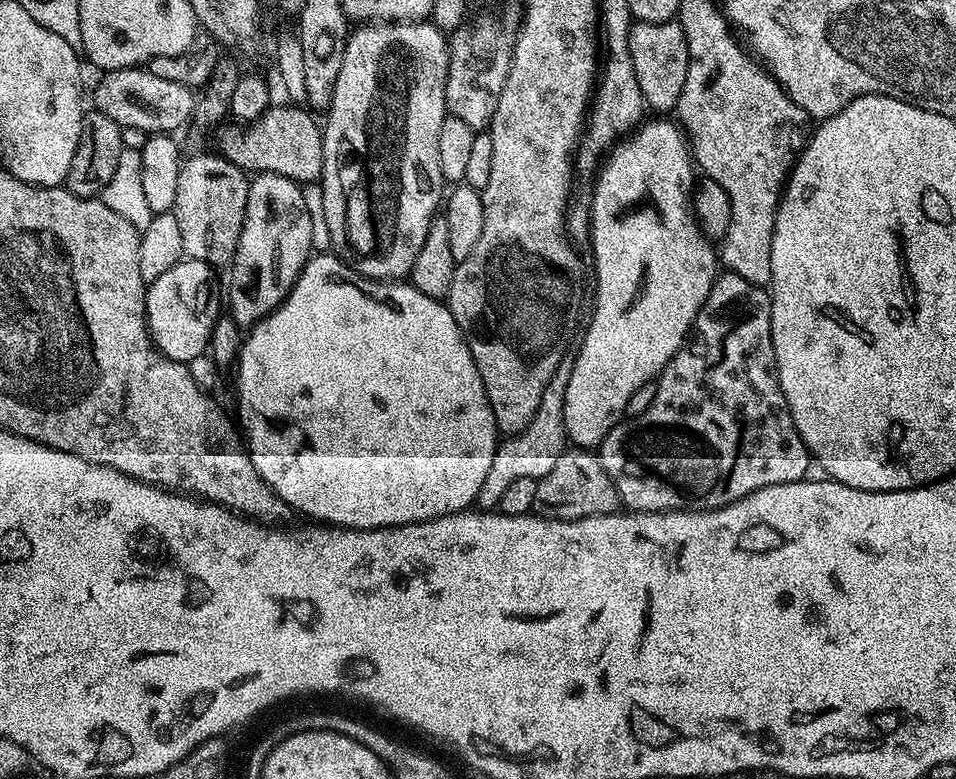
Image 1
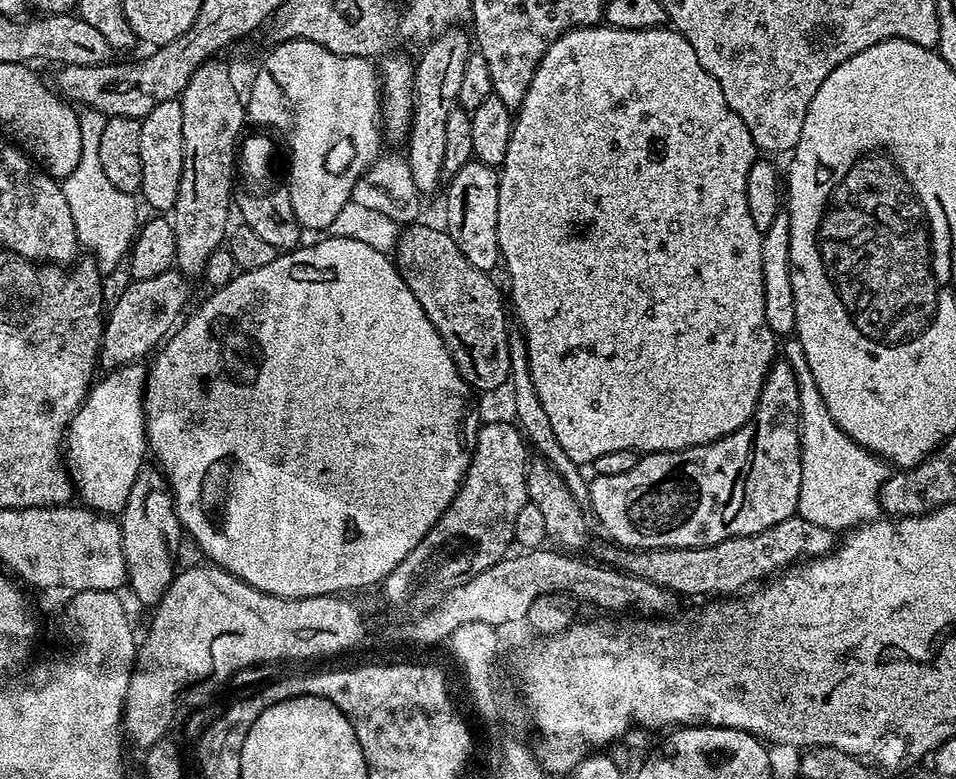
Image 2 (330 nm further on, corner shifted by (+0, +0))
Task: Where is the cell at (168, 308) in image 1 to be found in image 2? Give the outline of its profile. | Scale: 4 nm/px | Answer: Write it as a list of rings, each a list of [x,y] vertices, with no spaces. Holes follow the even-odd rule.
[[[137,362],[135,364],[127,364],[124,368],[118,368],[104,375],[102,380],[97,379],[92,387],[88,390],[88,396],[82,402],[82,406],[74,414],[74,418],[68,427],[68,434],[66,437],[66,463],[68,471],[74,481],[75,491],[78,496],[81,496],[83,503],[91,508],[93,512],[102,512],[105,514],[119,514],[123,512],[126,506],[126,498],[130,498],[130,489],[134,486],[134,478],[138,478],[140,469],[145,467],[146,460],[144,455],[149,455],[150,449],[148,447],[148,426],[144,419],[144,389],[148,382],[148,368],[143,363]]]

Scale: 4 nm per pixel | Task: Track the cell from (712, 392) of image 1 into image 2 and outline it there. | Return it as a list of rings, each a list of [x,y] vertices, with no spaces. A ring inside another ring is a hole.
[[[780,358],[773,363],[772,368],[766,374],[762,394],[758,398],[756,415],[753,419],[747,420],[738,430],[734,430],[730,435],[723,436],[720,440],[715,440],[702,446],[687,448],[681,452],[649,452],[641,455],[639,462],[634,466],[634,470],[626,470],[626,474],[610,474],[609,476],[593,475],[592,484],[587,485],[588,504],[591,515],[600,519],[602,527],[608,531],[607,539],[615,542],[622,548],[701,548],[702,546],[714,546],[726,538],[735,536],[749,536],[758,534],[786,518],[797,515],[798,494],[802,479],[802,450],[800,449],[799,434],[799,390],[794,370],[787,360]]]

